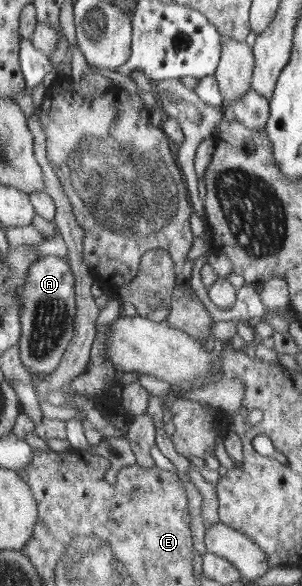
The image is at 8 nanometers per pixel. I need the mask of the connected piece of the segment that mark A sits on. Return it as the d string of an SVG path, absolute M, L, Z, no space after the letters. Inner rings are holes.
M57 256L41 257L27 269L26 281L20 290L21 336L18 346L21 362L29 372L51 374L71 342L76 291L73 273L67 262Z

